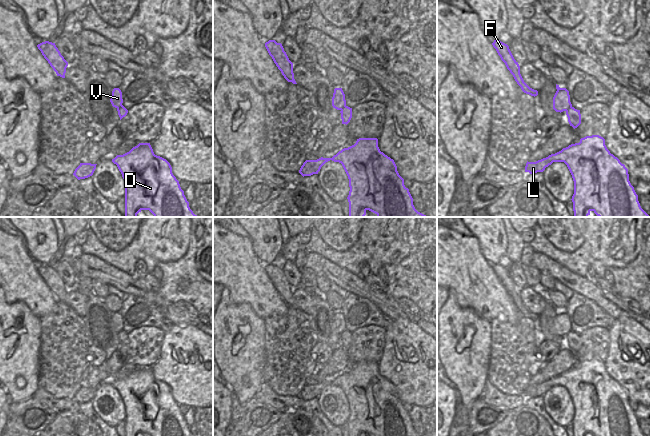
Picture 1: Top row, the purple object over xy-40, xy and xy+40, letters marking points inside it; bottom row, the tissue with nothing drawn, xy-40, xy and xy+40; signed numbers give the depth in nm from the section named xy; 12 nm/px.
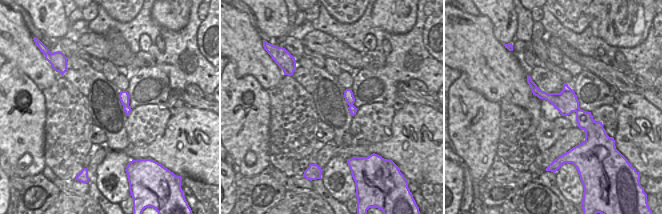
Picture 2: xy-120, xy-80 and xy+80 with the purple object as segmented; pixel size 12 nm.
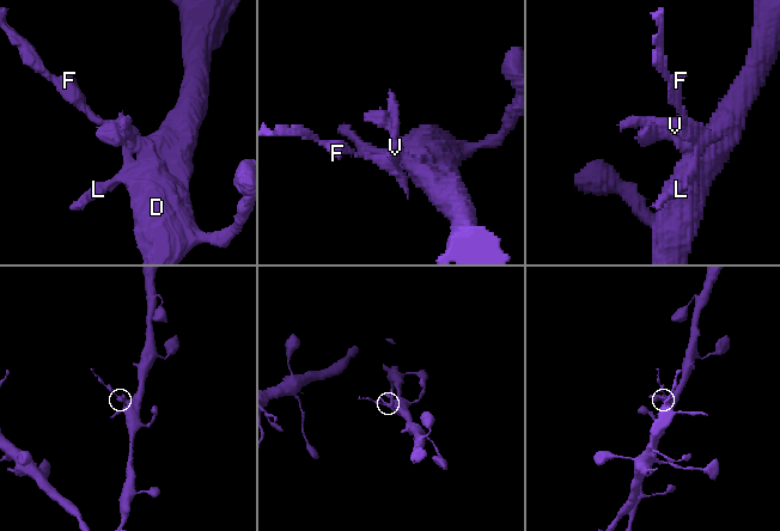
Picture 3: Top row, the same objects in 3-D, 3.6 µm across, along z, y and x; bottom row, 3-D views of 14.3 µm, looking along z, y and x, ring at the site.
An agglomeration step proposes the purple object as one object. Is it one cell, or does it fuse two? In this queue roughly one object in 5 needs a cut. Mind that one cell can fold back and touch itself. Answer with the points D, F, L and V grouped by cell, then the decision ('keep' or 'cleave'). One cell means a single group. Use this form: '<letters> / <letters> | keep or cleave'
D L / F V | cleave

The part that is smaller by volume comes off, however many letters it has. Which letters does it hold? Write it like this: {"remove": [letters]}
{"remove": ["F", "V"]}

